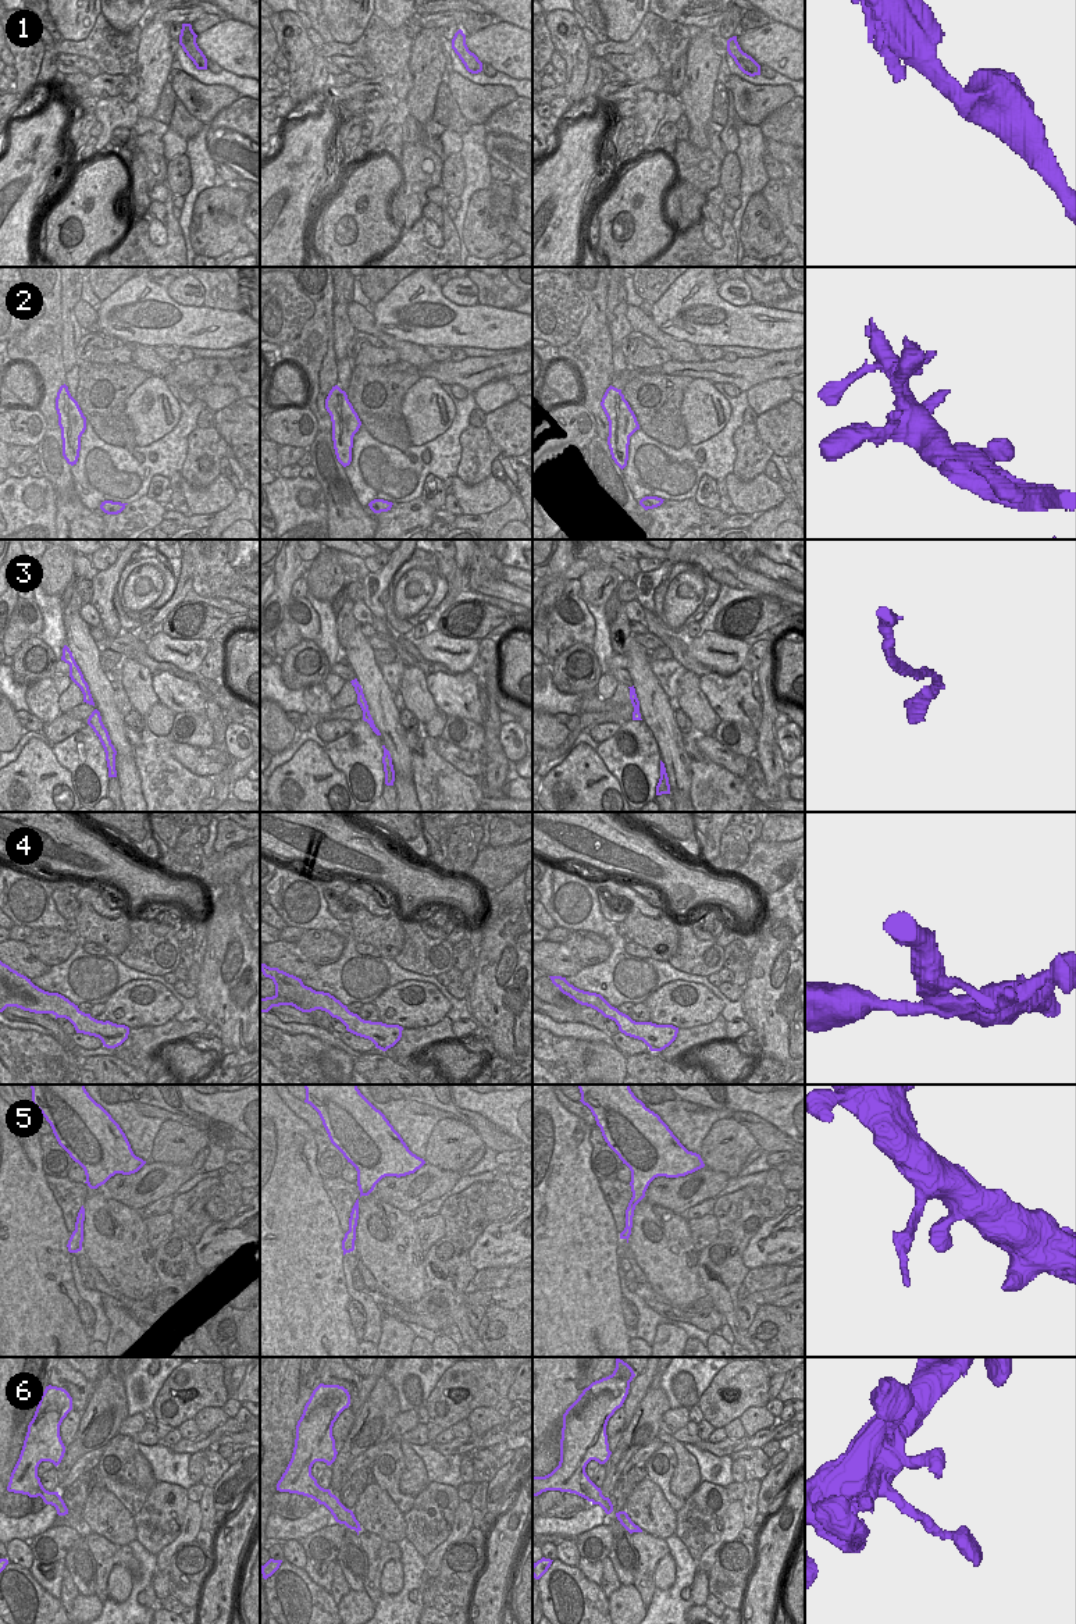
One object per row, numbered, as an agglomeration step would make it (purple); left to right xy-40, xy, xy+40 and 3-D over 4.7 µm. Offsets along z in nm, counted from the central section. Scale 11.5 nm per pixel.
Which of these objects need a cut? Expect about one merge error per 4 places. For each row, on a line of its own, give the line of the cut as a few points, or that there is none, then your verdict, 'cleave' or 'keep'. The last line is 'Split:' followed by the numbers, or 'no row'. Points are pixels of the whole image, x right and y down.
1: no cut; keep
2: no cut; keep
3: no cut; keep
4: no cut; keep
5: no cut; keep
6: no cut; keep
Split: no row

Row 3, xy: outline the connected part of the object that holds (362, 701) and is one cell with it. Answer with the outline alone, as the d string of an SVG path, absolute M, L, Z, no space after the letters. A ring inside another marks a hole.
M357 679L352 680L350 683L354 687L354 691L357 694L357 704L360 705L360 708L363 710L363 720L370 724L370 727L373 729L373 731L377 736L381 736L380 730L375 727L374 720L370 715L368 705L367 705L367 701L364 698L361 685L359 684Z

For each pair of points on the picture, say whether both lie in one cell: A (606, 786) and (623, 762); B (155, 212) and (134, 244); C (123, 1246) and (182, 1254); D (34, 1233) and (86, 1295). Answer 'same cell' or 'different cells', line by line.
A: different cells
B: different cells
C: different cells
D: different cells

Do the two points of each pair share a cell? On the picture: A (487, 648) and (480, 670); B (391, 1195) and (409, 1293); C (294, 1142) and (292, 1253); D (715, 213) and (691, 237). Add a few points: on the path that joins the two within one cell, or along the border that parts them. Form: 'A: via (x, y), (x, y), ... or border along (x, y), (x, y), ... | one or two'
A: via (485, 654), (480, 665) | one
B: border along (373, 1190), (382, 1200), (412, 1214) | two
C: via (292, 1170), (292, 1225) | one
D: border along (724, 218), (720, 228) | two

